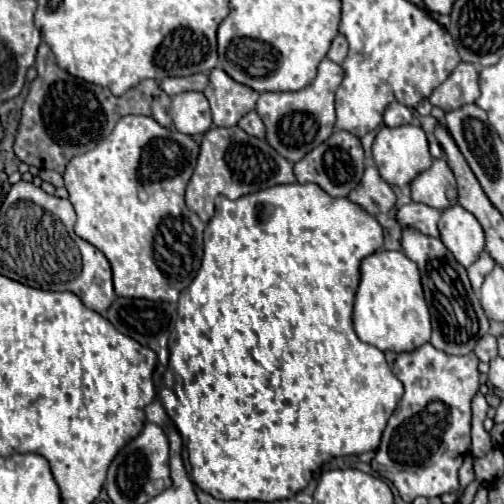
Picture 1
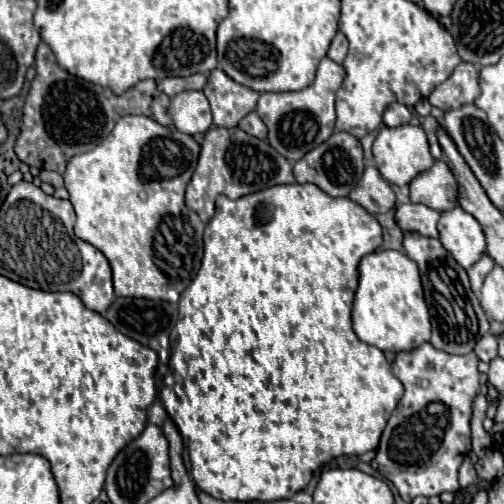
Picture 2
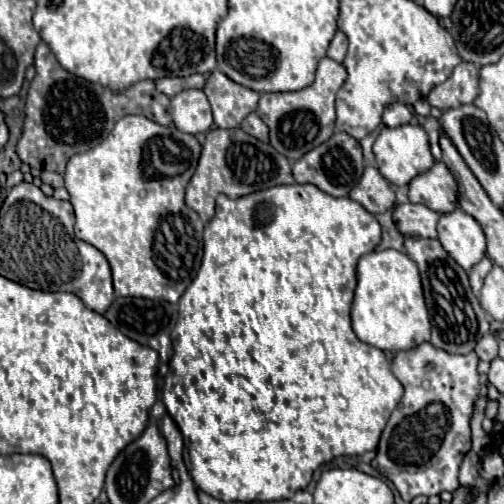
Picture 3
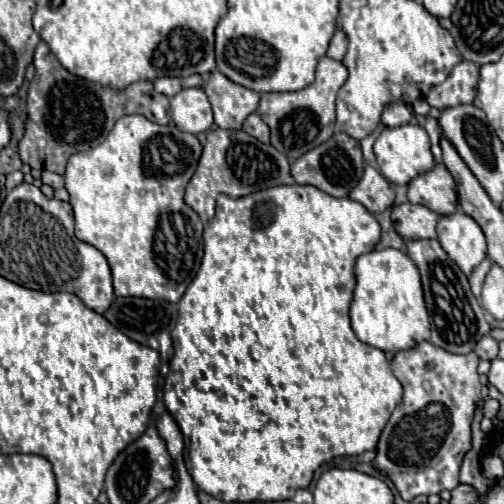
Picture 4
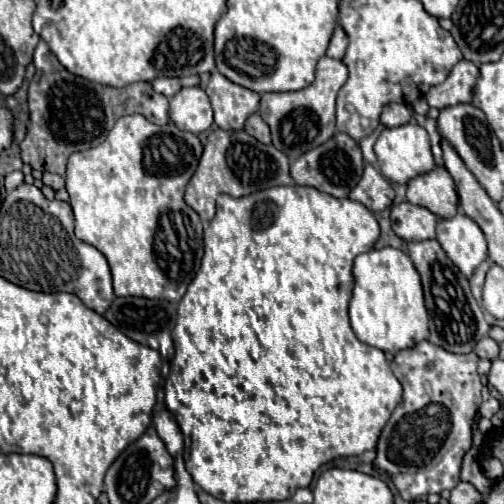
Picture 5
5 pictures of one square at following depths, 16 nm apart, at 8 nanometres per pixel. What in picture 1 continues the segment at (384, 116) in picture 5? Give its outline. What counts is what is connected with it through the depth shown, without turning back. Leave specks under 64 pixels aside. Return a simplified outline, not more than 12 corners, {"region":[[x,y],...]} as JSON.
{"region":[[392,102],[384,112],[386,126],[402,126],[412,120],[412,110]]}

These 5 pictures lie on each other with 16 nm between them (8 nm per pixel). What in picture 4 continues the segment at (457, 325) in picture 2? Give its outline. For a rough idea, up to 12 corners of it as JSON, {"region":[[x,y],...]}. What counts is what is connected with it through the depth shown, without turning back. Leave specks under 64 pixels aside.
{"region":[[410,240],[430,342],[472,352],[490,332],[468,278],[438,240]]}

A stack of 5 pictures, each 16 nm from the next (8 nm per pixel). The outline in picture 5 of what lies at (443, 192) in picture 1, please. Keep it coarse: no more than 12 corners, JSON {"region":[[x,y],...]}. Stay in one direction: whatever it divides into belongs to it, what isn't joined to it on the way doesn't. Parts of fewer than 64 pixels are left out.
{"region":[[446,168],[408,182],[410,204],[440,220],[458,212],[458,194]]}

